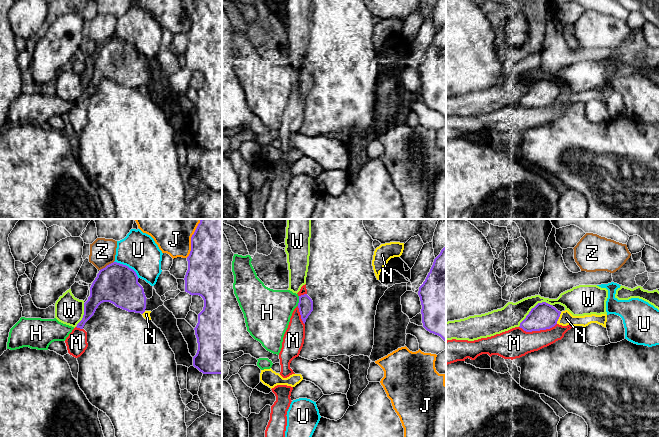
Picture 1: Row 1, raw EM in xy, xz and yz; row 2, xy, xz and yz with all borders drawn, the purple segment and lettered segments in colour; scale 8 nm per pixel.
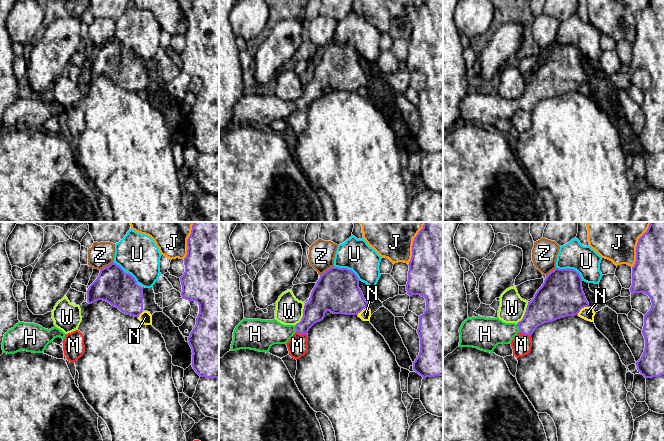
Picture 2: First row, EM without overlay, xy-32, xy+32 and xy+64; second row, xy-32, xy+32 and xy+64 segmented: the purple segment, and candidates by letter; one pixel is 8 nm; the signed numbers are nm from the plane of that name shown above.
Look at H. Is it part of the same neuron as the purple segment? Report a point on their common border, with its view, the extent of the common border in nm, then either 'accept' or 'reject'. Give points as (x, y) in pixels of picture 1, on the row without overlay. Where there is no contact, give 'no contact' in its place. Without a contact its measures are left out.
xz (299, 77) | 80 nm | accept

